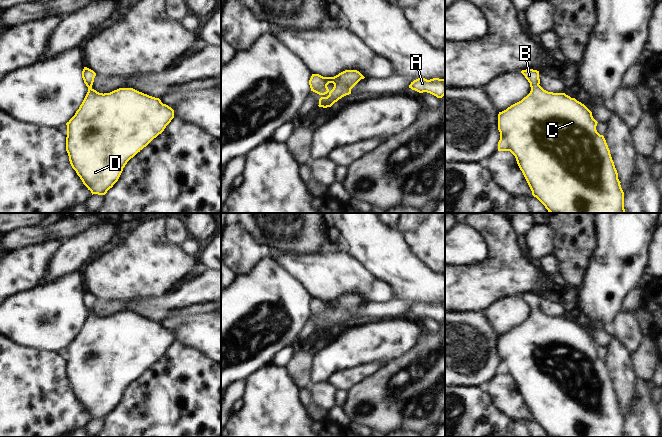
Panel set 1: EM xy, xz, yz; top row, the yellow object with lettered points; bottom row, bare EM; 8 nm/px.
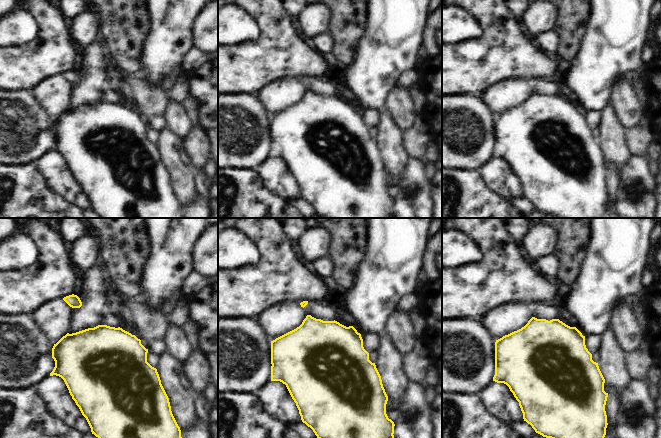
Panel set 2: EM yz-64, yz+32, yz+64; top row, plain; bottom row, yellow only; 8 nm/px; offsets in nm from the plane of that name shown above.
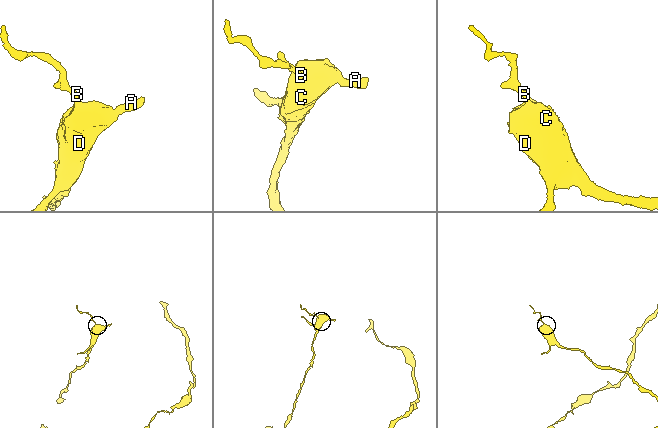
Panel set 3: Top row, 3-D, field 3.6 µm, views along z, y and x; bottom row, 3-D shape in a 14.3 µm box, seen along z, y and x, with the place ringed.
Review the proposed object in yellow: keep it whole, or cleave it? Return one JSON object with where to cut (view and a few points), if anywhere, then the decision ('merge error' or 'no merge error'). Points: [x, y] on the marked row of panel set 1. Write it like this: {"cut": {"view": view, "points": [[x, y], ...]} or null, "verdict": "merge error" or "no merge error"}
{"cut": null, "verdict": "no merge error"}

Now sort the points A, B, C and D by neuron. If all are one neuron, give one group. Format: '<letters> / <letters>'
A B C D

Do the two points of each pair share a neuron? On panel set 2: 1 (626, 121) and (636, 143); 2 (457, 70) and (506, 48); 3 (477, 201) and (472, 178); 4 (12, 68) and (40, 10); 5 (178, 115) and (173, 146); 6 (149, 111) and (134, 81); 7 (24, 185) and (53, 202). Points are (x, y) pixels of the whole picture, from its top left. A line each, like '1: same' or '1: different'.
1: different
2: same
3: same
4: same
5: different
6: same
7: same

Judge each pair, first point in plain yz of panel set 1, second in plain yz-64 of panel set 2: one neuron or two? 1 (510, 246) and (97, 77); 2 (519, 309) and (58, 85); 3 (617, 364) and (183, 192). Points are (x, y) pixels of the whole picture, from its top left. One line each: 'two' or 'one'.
1: two
2: one
3: one

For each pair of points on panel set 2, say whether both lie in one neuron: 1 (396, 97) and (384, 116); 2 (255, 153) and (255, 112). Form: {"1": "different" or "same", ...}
{"1": "different", "2": "same"}

